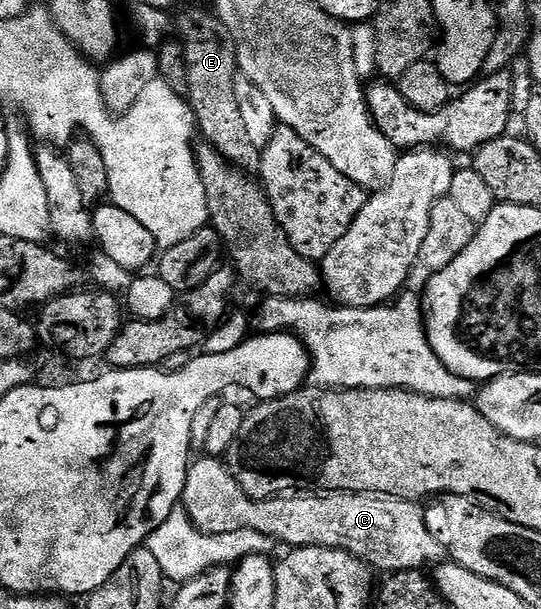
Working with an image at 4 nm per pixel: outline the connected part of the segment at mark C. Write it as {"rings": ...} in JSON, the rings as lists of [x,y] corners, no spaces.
{"rings":[[[200,456],[199,462],[187,470],[183,488],[182,508],[186,509],[194,523],[203,533],[228,533],[229,531],[261,531],[275,538],[287,547],[300,545],[320,545],[330,549],[346,549],[347,552],[363,558],[376,570],[384,569],[387,575],[419,571],[428,565],[434,566],[445,557],[443,544],[431,533],[425,521],[422,504],[406,501],[400,497],[390,497],[388,493],[346,493],[345,491],[299,491],[294,495],[280,495],[259,500],[251,497],[237,483],[220,458]]]}

